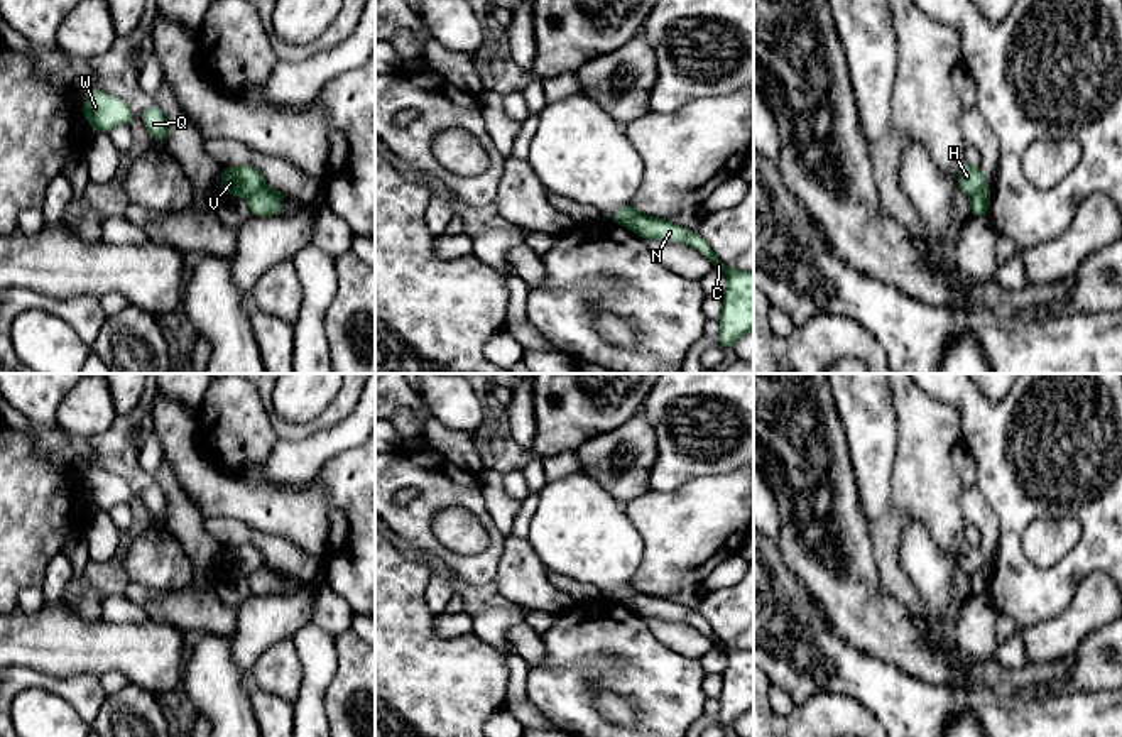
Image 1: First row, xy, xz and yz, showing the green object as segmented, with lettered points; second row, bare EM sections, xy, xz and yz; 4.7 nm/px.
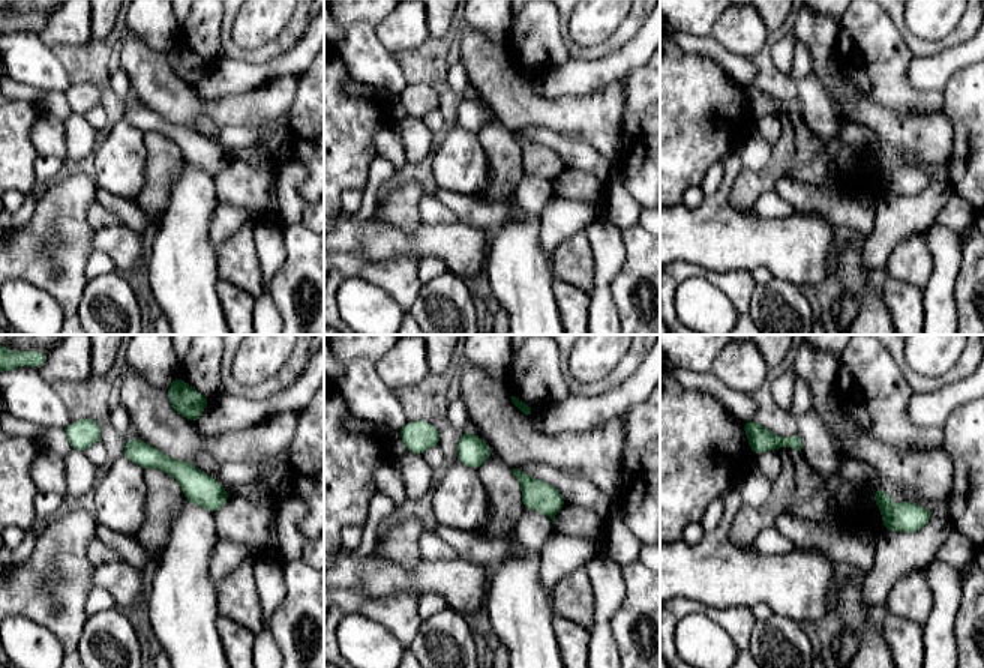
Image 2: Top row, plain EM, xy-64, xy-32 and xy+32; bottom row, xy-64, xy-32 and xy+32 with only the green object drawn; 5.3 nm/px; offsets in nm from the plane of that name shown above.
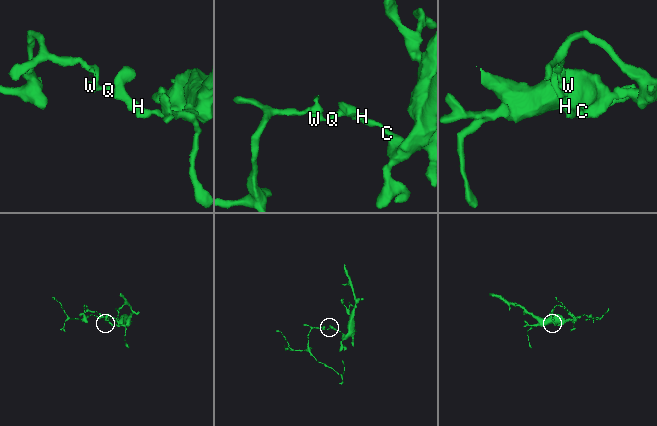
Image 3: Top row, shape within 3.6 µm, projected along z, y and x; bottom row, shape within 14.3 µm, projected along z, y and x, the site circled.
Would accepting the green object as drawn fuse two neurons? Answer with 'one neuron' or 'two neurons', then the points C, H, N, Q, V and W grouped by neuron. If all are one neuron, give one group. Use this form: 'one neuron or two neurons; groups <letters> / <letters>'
two neurons; groups C N / H Q V W

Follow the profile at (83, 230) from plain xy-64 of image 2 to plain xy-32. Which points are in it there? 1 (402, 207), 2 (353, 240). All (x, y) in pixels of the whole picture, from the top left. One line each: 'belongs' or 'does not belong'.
1: belongs
2: does not belong

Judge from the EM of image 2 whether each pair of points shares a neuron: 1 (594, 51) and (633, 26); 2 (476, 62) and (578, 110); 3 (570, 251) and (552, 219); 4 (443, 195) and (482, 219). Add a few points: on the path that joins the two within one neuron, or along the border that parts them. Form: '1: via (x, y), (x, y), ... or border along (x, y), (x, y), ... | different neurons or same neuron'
1: via (603, 48), (624, 33) | same neuron
2: via (501, 87), (522, 108), (552, 110) | same neuron
3: border along (585, 228), (573, 233), (549, 254) | different neurons
4: via (452, 200), (473, 210) | same neuron

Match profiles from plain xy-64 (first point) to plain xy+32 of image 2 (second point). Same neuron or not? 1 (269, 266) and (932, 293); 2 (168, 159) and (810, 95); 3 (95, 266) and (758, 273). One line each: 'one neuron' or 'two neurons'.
1: one neuron
2: one neuron
3: one neuron

